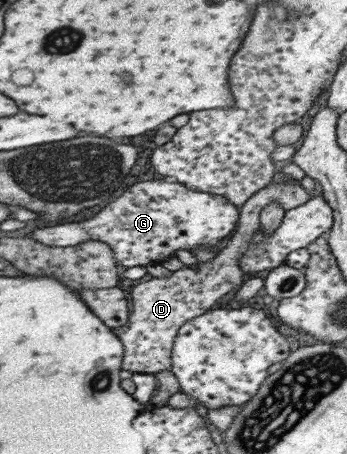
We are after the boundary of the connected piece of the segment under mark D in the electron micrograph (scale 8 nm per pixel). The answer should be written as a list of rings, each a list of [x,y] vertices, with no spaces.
[[[290,181],[272,183],[258,190],[245,204],[240,206],[240,215],[235,235],[215,259],[199,263],[198,269],[182,267],[171,276],[141,282],[131,290],[133,310],[127,322],[113,332],[121,339],[124,346],[121,369],[133,373],[157,374],[171,369],[171,356],[178,330],[186,322],[218,306],[218,301],[227,293],[242,284],[244,272],[241,270],[241,258],[249,250],[249,244],[259,232],[260,212],[272,202],[279,203],[285,210],[301,206],[312,197],[312,192],[302,186],[290,184]]]

